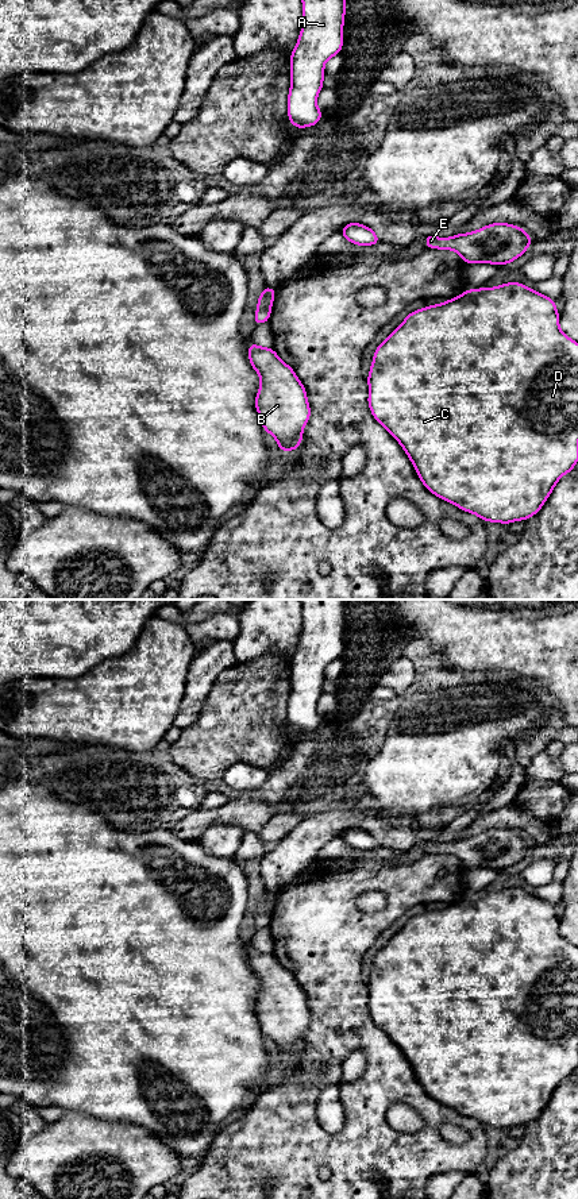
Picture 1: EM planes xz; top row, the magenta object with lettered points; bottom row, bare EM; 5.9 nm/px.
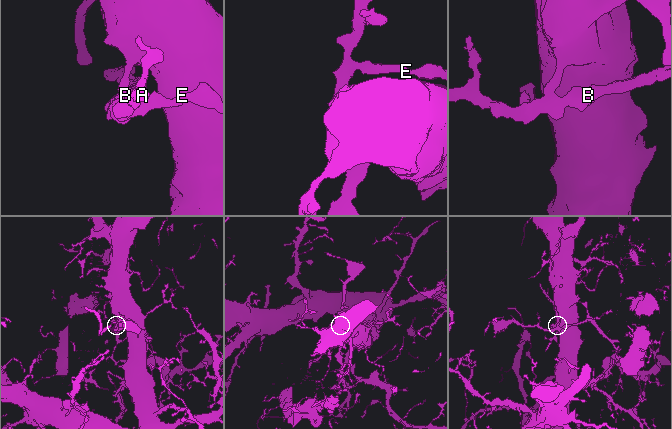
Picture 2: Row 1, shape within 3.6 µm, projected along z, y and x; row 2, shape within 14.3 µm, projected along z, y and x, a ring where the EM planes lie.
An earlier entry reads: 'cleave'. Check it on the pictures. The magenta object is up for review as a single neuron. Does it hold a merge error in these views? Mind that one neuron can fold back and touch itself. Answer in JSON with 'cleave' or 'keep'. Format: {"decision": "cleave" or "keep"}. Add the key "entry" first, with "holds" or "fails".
{"entry": "holds", "decision": "cleave"}

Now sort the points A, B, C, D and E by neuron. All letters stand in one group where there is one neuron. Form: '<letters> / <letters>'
A B E / C D

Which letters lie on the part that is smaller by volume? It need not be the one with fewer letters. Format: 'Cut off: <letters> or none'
Cut off: A, B, E

